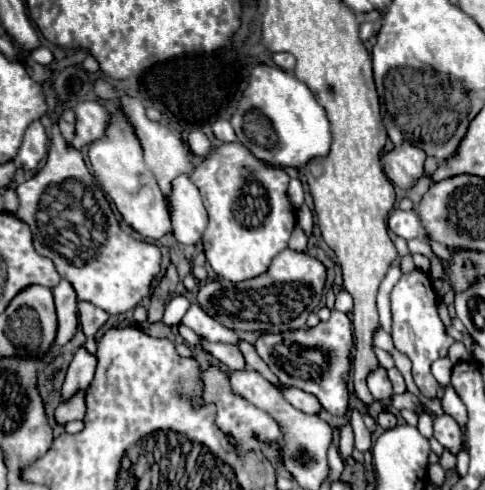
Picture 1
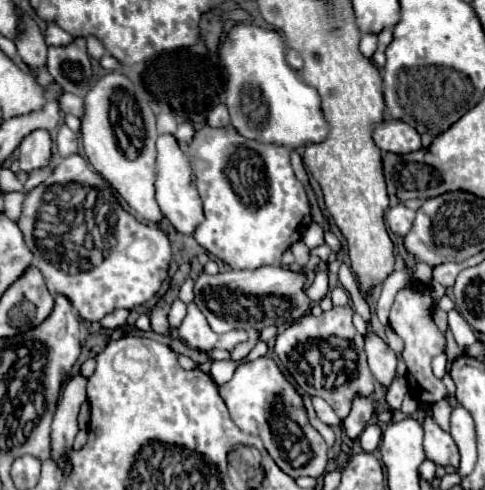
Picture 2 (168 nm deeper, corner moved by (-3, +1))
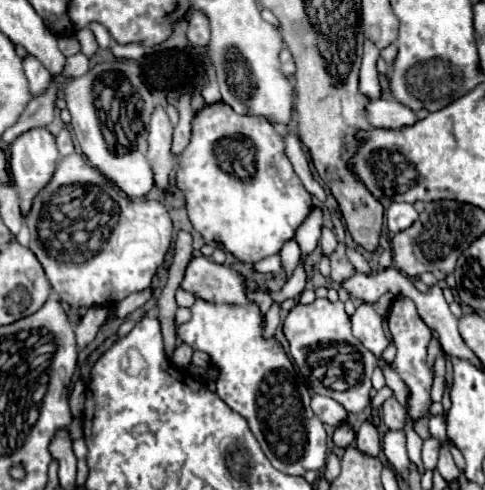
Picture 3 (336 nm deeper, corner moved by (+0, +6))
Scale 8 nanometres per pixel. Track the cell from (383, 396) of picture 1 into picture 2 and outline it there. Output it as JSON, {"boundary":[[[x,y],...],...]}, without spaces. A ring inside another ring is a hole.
{"boundary":[[[368,333],[366,355],[374,379],[382,387],[390,387],[396,377],[396,353],[376,333]]]}

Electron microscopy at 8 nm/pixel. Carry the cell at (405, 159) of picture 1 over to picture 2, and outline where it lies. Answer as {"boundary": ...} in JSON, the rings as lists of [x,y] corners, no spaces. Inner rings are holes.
{"boundary":[[[402,121],[378,123],[374,127],[374,143],[380,147],[382,153],[396,153],[396,155],[414,153],[422,147],[416,129],[408,127],[408,123]]]}

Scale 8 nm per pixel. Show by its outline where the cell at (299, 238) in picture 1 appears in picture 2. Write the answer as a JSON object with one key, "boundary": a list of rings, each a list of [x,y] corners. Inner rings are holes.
{"boundary":[[[294,243],[292,247],[290,247],[290,251],[294,253],[294,257],[296,257],[296,263],[300,265],[300,267],[304,267],[306,263],[308,263],[308,257],[310,257],[310,249],[306,247],[306,243]]]}

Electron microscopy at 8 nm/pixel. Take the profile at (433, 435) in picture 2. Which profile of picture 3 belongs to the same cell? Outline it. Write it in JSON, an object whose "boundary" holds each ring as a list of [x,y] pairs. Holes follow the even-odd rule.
{"boundary":[[[425,440],[423,442],[423,466],[425,470],[433,470],[437,466],[437,456],[439,456],[439,440]]]}

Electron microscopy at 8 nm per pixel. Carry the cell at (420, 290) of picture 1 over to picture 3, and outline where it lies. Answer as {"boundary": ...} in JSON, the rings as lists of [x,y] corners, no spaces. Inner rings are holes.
{"boundary":[[[395,298],[391,312],[389,312],[389,328],[397,346],[397,356],[391,362],[391,368],[401,376],[401,380],[407,384],[409,388],[409,398],[407,398],[407,408],[409,408],[409,416],[411,420],[421,420],[425,418],[429,406],[431,406],[431,382],[433,376],[427,368],[427,346],[431,342],[431,328],[419,318],[417,308],[413,306],[413,302],[409,298]]]}

